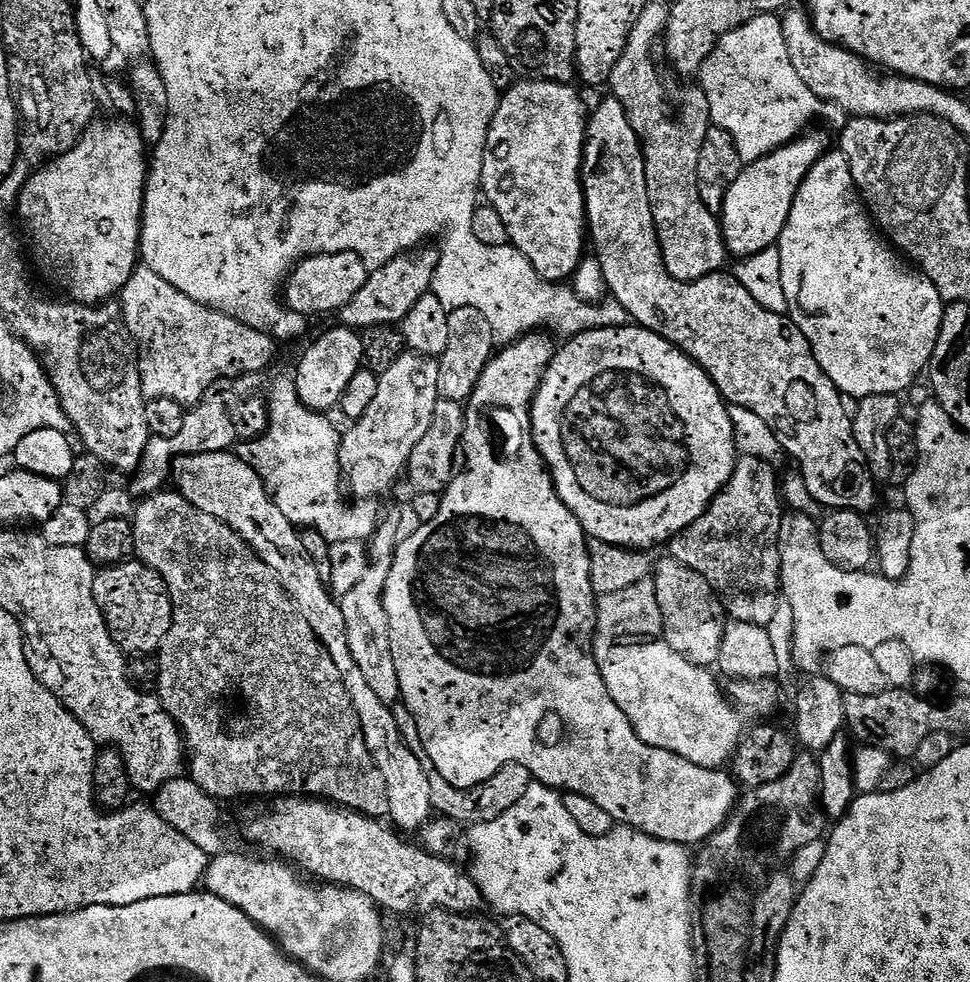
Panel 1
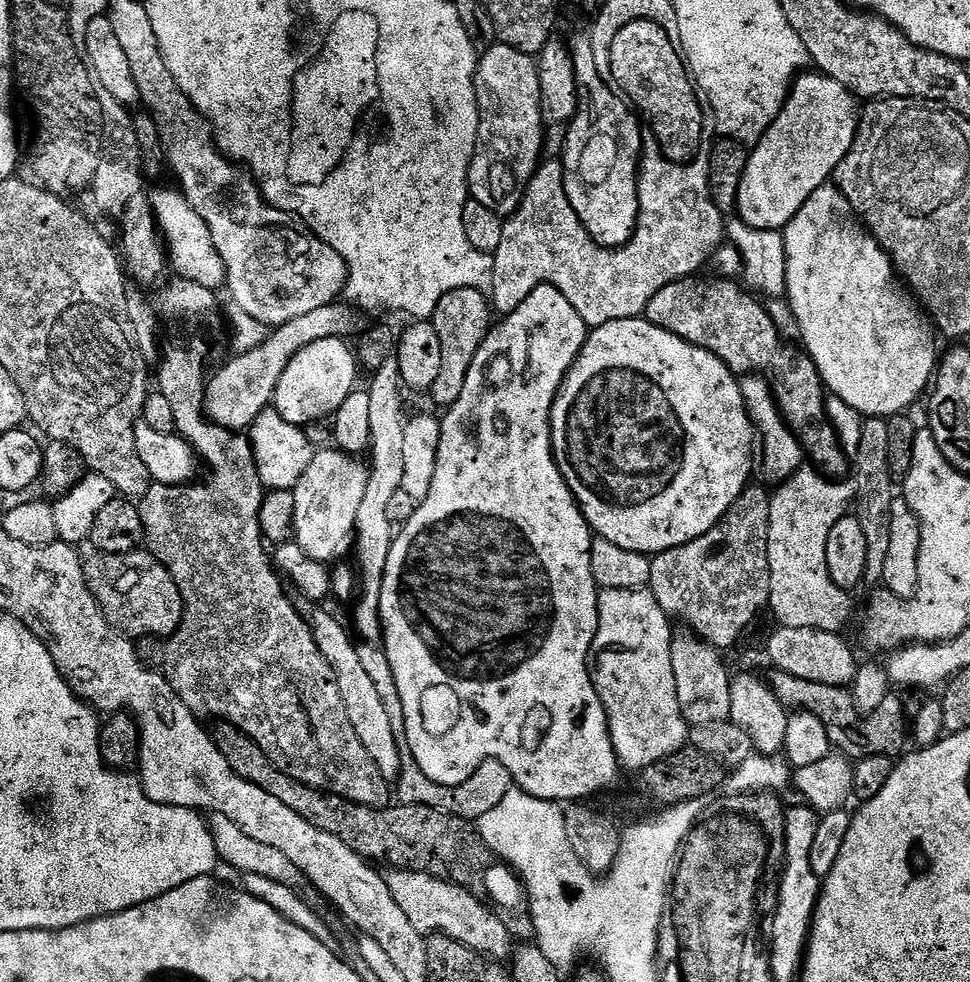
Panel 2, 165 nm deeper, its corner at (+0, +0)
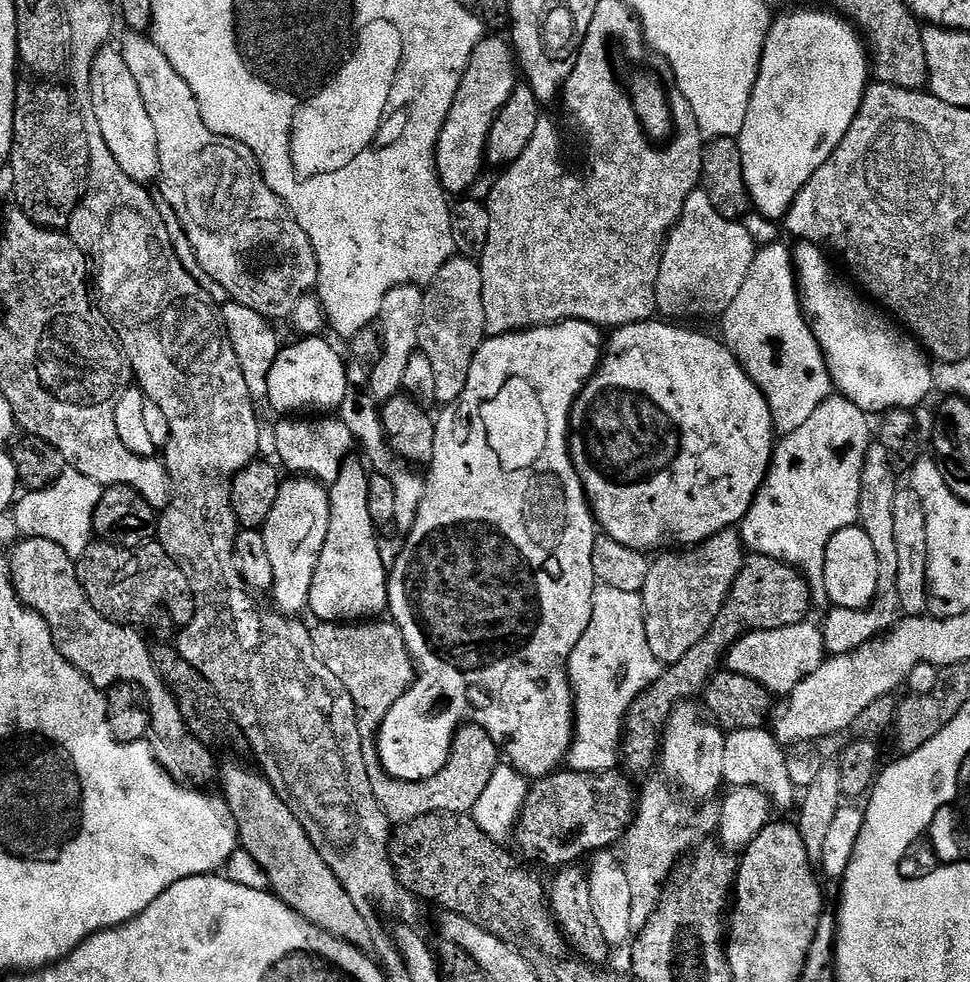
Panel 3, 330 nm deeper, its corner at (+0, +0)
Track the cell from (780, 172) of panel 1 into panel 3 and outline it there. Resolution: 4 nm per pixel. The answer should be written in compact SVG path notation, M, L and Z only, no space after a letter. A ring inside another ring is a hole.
M804 8L801 12L792 11L777 15L766 34L758 78L754 82L746 120L738 137L742 174L746 178L752 207L773 222L787 217L802 186L806 186L826 158L838 150L838 142L846 138L846 130L850 130L870 83L866 45L847 20L832 10L819 12L816 8Z

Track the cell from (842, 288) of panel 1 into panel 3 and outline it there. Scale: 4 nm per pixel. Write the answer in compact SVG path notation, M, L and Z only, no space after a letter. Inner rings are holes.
M800 242L795 247L794 271L798 281L802 307L808 325L812 327L813 338L817 340L817 344L824 355L825 364L832 376L835 391L837 393L840 391L839 395L848 403L869 414L883 414L892 408L919 409L919 404L928 395L933 395L934 392L932 383L934 368L924 349L911 335L901 331L883 311L873 307L851 283L848 283L849 285L843 284L836 277L831 262L824 257L827 255L817 245Z

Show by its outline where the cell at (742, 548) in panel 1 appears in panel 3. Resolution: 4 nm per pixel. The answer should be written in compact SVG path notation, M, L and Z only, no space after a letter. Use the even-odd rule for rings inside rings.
M729 530L720 532L717 536L711 536L710 539L705 540L703 544L699 545L689 556L668 556L672 554L664 554L661 560L653 559L648 566L648 573L646 574L646 586L642 593L644 598L644 621L646 622L646 642L650 642L650 650L654 650L654 658L660 660L661 665L667 666L678 662L682 658L686 658L686 654L690 654L690 650L694 650L694 646L698 646L698 642L702 642L702 638L706 638L706 634L710 630L710 626L714 626L714 622L718 618L718 614L724 609L724 603L728 600L730 590L734 586L734 582L738 578L738 574L742 570L746 559L746 549L743 540L740 538L739 531Z

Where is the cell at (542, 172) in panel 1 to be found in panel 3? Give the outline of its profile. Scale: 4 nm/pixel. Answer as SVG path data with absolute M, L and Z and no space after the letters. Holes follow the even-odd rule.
M492 34L485 35L478 46L474 46L474 54L470 54L470 62L458 86L458 94L450 106L450 114L436 143L436 174L445 193L467 193L464 191L479 178L480 171L486 168L490 126L506 106L517 83L518 61L511 43L507 39L499 40Z

